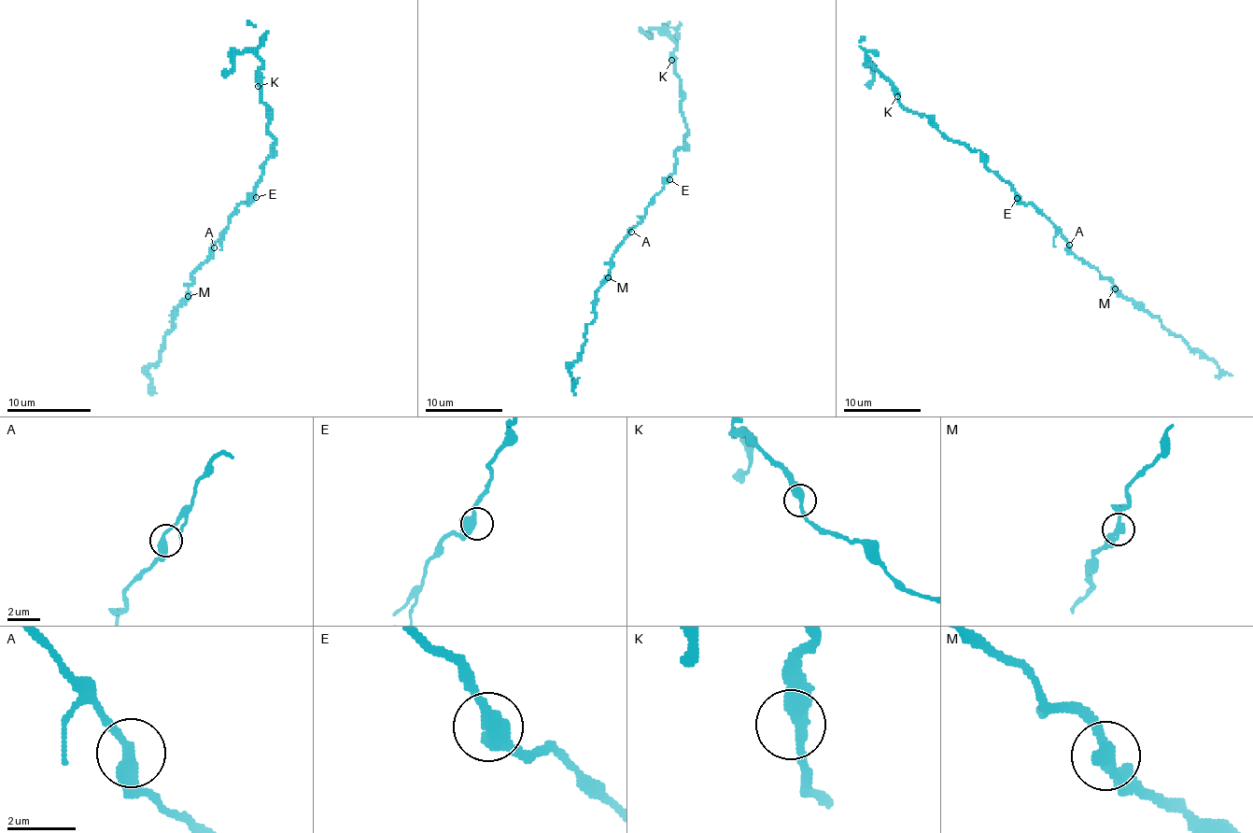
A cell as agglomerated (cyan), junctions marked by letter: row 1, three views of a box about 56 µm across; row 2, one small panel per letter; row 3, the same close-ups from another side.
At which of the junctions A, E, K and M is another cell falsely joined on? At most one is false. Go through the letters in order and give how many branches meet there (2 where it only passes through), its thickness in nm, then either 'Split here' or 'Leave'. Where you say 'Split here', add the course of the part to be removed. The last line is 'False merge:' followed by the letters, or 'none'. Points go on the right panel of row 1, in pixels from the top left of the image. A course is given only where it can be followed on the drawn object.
A: Branches: 2. Thickness 360 nm. Leave
E: Branches: 2. Thickness 460 nm. Leave
K: Branches: 2. Thickness 400 nm. Leave
M: Branches: 2. Thickness 340 nm. Leave
False merge: none

